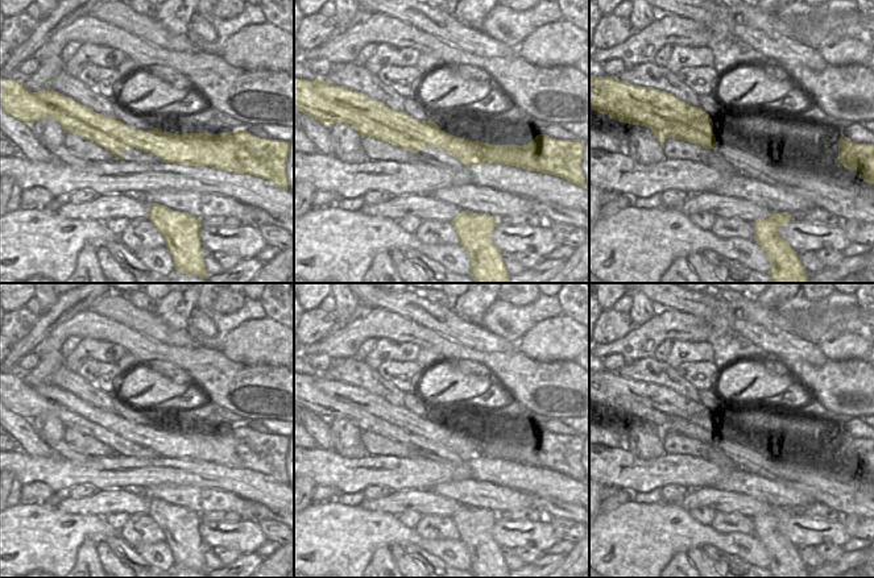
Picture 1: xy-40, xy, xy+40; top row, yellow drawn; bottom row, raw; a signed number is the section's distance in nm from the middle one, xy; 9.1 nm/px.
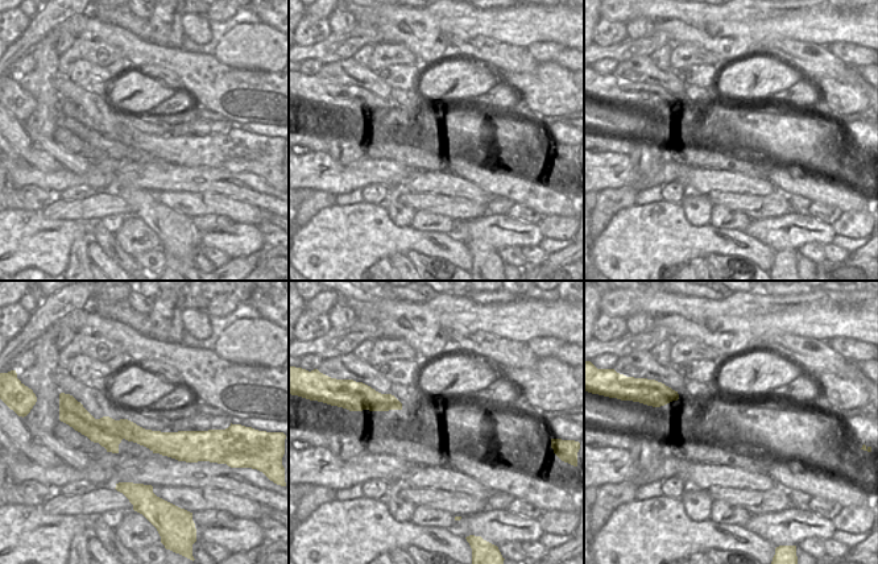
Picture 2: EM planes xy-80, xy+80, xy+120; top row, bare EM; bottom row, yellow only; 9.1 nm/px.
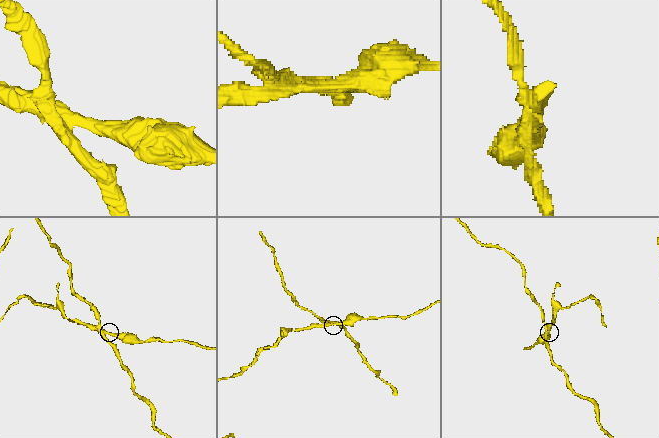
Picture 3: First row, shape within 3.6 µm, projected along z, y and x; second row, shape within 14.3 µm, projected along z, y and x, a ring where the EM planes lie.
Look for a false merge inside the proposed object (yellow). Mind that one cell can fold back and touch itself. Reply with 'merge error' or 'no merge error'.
merge error

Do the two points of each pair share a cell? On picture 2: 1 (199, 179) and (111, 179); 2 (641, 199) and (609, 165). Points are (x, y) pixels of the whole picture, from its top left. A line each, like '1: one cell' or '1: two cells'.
1: one cell
2: two cells

